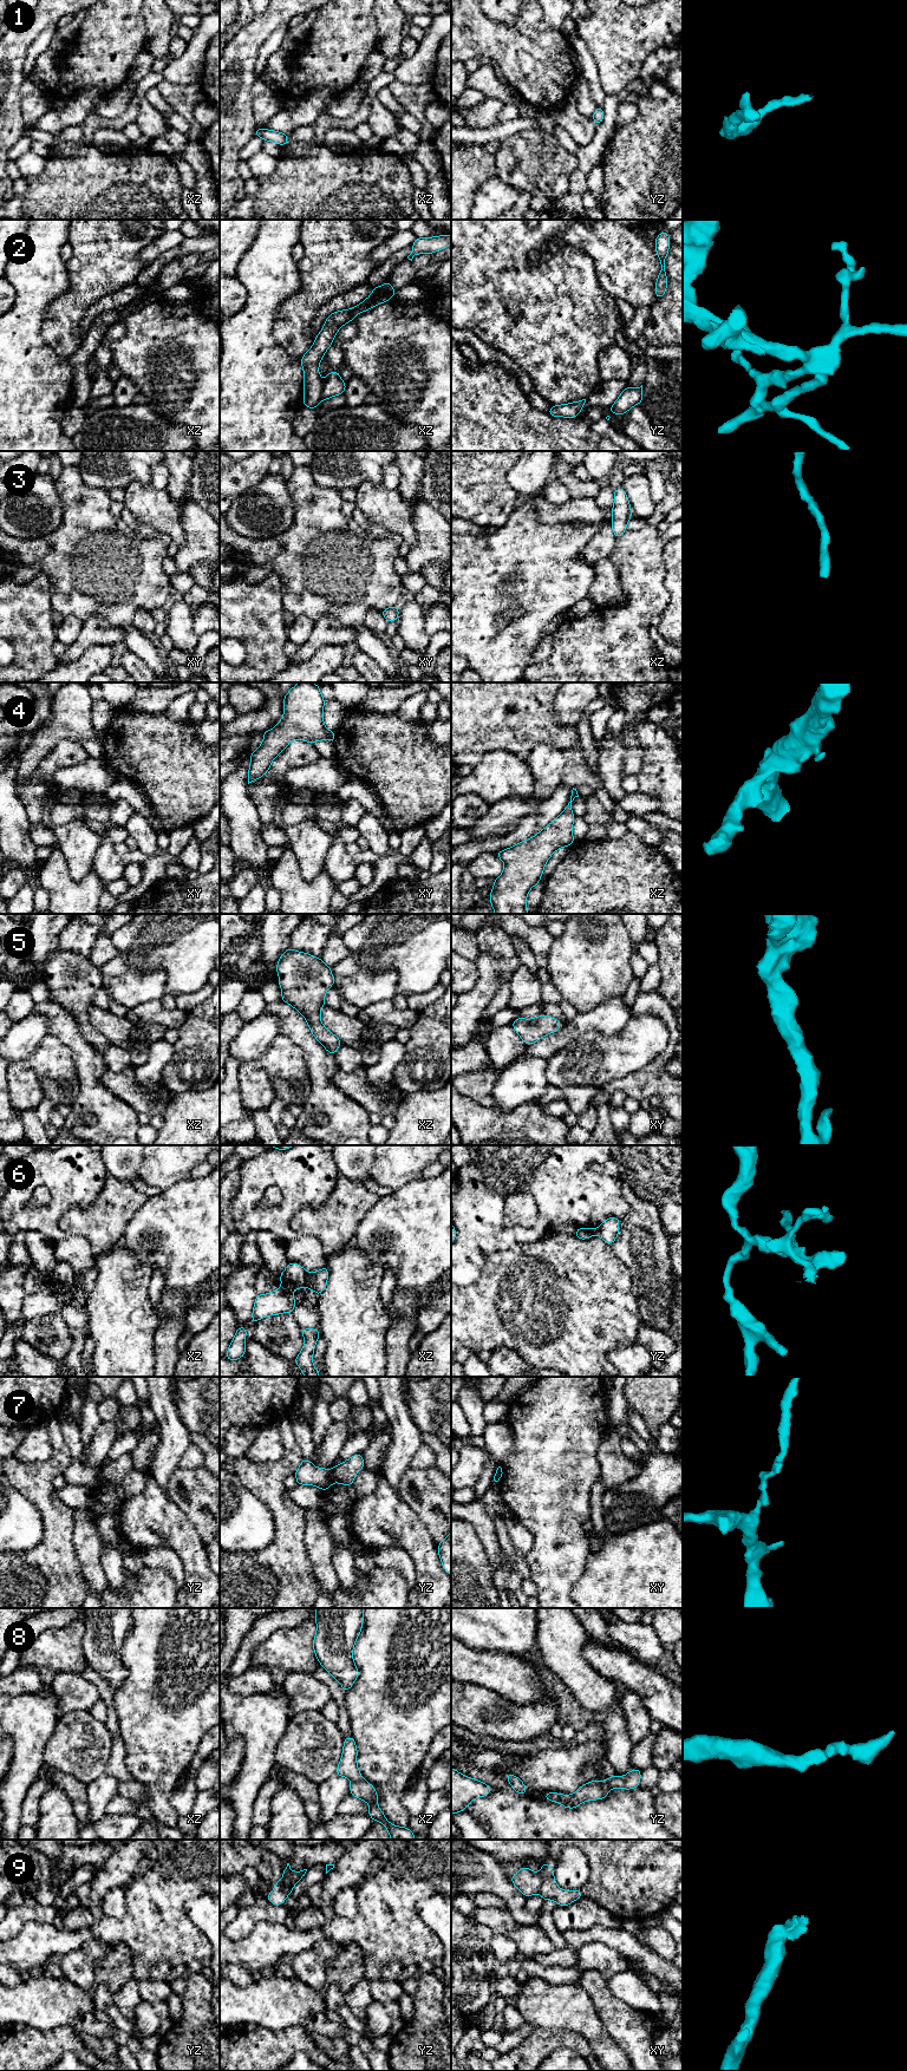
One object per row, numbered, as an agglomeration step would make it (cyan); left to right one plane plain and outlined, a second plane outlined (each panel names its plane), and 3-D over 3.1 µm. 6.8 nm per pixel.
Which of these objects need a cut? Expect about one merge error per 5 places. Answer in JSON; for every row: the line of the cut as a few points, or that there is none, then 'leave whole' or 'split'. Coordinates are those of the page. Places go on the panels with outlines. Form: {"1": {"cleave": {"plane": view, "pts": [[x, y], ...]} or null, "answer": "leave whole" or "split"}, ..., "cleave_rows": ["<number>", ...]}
{"1": {"cleave": null, "answer": "leave whole"}, "2": {"cleave": null, "answer": "leave whole"}, "3": {"cleave": null, "answer": "leave whole"}, "4": {"cleave": null, "answer": "leave whole"}, "5": {"cleave": null, "answer": "leave whole"}, "6": {"cleave": {"plane": "xz", "pts": [[281, 1287], [291, 1291]]}, "answer": "split"}, "7": {"cleave": {"plane": "yz", "pts": [[331, 1469], [335, 1481]]}, "answer": "split"}, "8": {"cleave": null, "answer": "leave whole"}, "9": {"cleave": {"plane": "xy", "pts": [[540, 1873], [542, 1879], [541, 1888], [537, 1892]]}, "answer": "split"}, "cleave_rows": ["6", "7", "9"]}

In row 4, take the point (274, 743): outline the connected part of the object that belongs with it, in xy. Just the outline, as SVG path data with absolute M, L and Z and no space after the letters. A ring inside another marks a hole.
M299 682L283 697L283 717L272 730L263 732L263 740L249 759L248 784L269 771L272 762L294 740L314 744L319 740L334 743L335 730L328 731L324 724L326 700L320 686Z

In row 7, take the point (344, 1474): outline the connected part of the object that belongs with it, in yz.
M361 1453L353 1455L339 1465L333 1466L331 1470L334 1475L334 1481L344 1485L353 1485L353 1481L359 1470L365 1468Z

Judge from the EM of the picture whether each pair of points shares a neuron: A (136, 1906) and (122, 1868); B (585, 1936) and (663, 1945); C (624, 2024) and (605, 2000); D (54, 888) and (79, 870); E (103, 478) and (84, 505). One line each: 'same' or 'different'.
A: different
B: different
C: same
D: different
E: different

